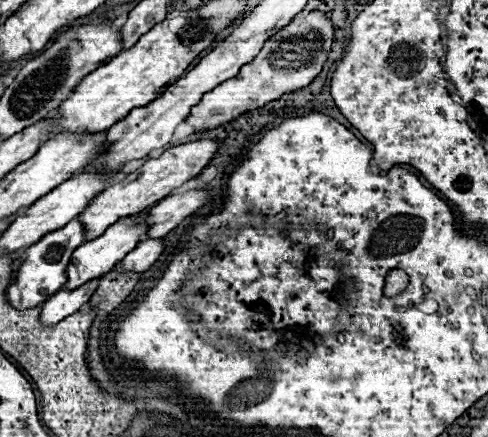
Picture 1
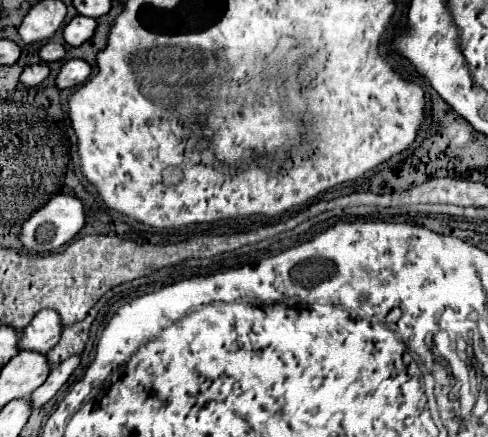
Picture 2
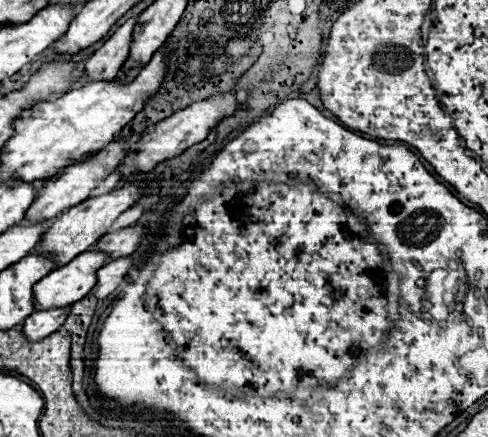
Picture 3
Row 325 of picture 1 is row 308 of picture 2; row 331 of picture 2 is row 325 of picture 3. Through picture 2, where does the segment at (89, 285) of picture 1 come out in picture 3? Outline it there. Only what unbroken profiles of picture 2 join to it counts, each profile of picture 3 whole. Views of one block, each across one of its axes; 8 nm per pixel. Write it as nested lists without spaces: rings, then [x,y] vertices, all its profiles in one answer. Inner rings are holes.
[[[64,306],[64,308],[38,310],[38,312],[30,314],[24,320],[24,336],[32,338],[32,342],[34,342],[34,340],[40,340],[40,338],[56,332],[64,324],[70,310],[72,310],[72,306]]]

